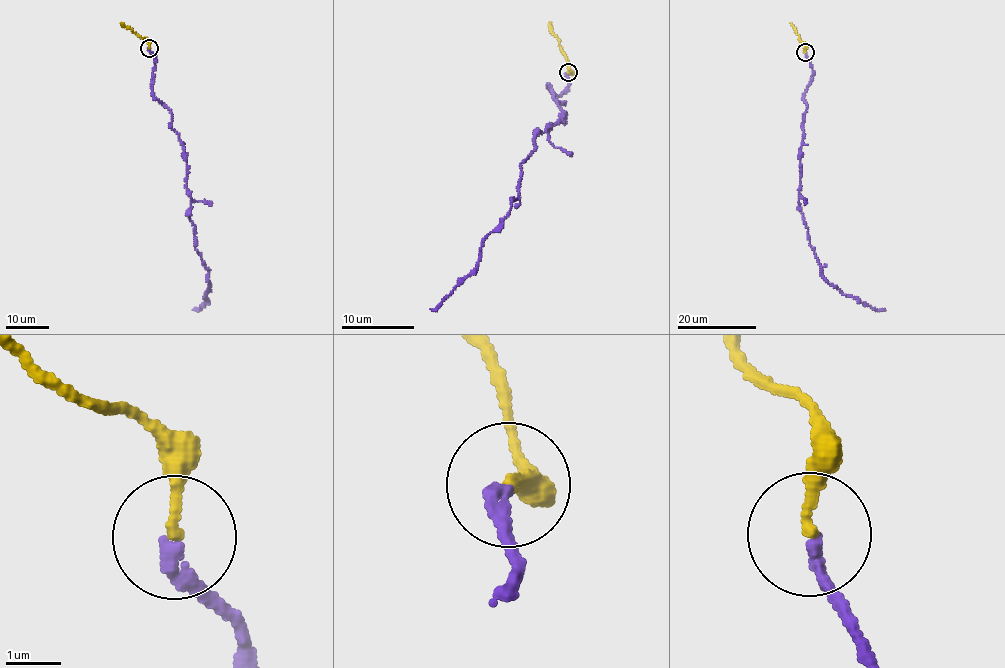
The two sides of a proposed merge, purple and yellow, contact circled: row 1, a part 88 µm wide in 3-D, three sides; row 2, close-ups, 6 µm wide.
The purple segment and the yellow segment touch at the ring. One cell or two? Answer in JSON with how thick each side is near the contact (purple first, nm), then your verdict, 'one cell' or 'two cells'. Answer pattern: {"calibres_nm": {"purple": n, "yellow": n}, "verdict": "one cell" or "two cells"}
{"calibres_nm": {"purple": 260, "yellow": 190}, "verdict": "one cell"}

